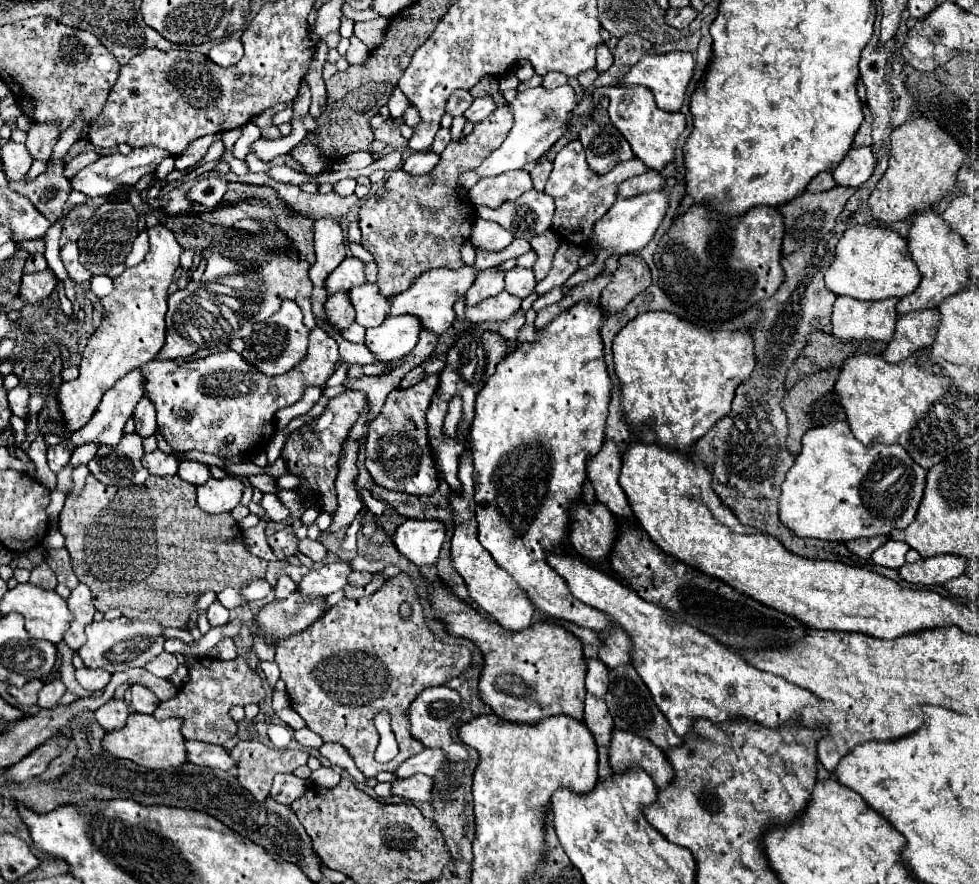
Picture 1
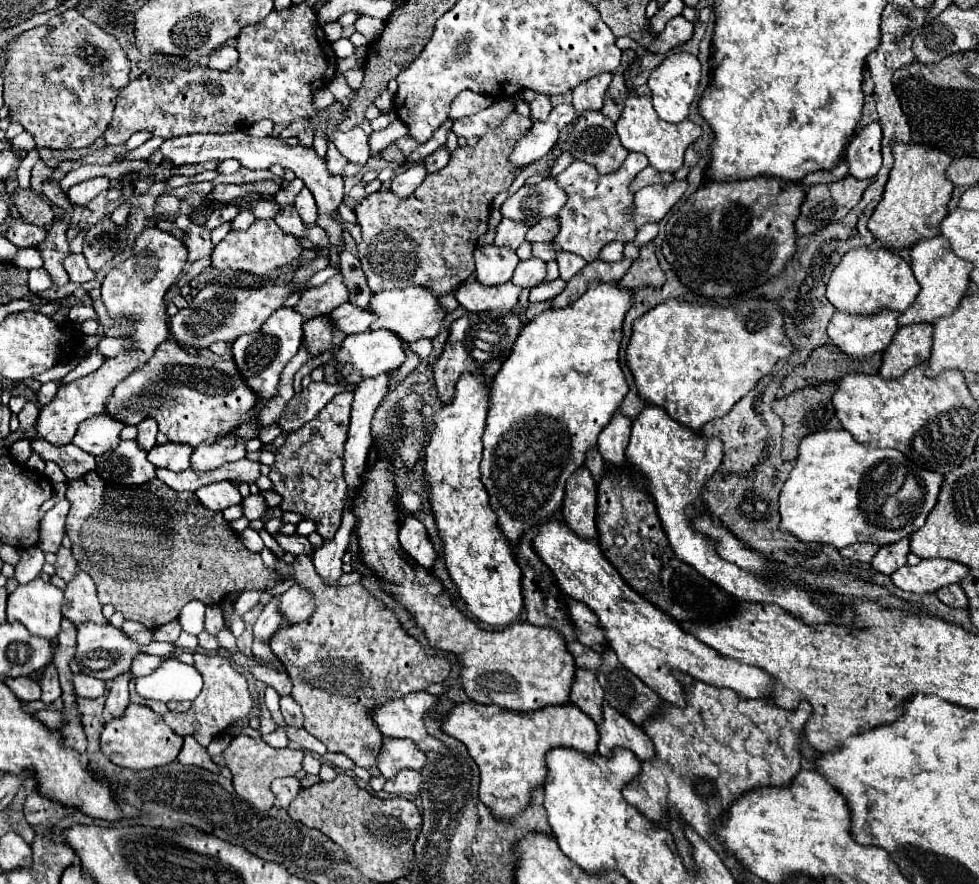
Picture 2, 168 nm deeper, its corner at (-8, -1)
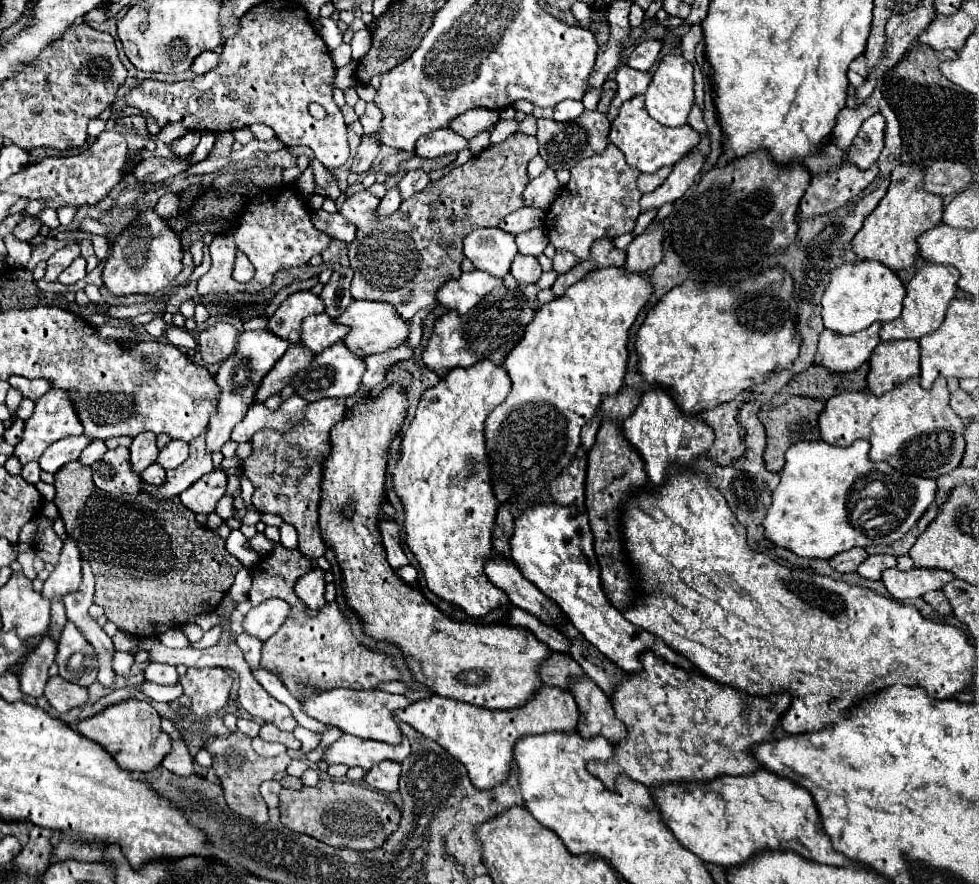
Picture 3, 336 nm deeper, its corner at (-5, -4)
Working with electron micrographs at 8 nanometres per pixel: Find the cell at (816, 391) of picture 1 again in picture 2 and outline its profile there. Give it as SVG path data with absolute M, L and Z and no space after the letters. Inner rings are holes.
M822 383L816 387L804 387L798 389L794 393L790 393L788 397L782 397L778 401L774 401L772 409L776 415L782 417L784 421L784 435L782 435L782 457L786 461L792 461L798 457L798 443L800 439L804 439L810 433L816 431L824 431L824 429L840 429L842 425L838 423L834 405L832 405L832 393L836 391L836 383Z

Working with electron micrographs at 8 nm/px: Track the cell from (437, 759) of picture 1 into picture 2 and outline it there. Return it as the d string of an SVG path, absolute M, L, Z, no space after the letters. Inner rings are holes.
M384 739L380 753L380 773L392 779L402 769L420 771L426 765L426 753L410 739Z

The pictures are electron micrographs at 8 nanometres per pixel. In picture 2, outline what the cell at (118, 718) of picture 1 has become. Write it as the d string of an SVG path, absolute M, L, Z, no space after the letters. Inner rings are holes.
M122 673L114 679L108 699L106 699L106 711L112 719L122 717L126 707L130 705L130 693L128 693L128 683L130 683L130 673Z

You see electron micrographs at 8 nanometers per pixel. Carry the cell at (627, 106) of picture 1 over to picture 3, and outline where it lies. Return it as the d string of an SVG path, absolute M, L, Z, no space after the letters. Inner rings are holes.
M633 96L631 100L623 102L623 106L619 108L619 116L611 124L609 140L619 150L623 150L629 166L651 174L651 172L657 172L661 166L673 166L687 152L691 152L699 144L699 134L687 124L677 128L667 128L659 124L645 110L645 96Z

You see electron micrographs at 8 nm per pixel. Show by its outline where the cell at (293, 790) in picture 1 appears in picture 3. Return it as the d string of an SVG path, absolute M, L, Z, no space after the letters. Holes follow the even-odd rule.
M267 780L261 784L261 796L269 808L279 806L279 790L281 790L281 784L277 780Z

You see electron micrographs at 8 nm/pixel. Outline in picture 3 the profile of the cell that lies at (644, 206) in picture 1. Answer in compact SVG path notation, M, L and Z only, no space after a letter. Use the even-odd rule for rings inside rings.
M697 148L687 154L685 158L681 158L675 166L673 172L669 174L669 178L653 192L643 194L641 198L641 210L647 208L661 208L667 202L675 202L677 198L681 198L685 194L685 190L695 182L695 176L701 172L705 162L705 154L701 154Z

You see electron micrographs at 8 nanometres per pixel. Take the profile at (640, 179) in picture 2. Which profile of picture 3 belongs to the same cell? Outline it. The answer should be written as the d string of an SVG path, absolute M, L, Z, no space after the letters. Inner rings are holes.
M663 166L661 170L657 170L653 174L641 174L637 180L637 186L641 192L653 192L655 188L659 188L667 180L669 174L671 174L671 168L667 168L667 166Z

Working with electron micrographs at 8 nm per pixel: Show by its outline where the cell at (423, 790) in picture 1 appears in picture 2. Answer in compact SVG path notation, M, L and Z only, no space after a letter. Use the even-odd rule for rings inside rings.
M400 771L394 779L386 781L384 791L392 795L418 795L418 787L422 785L422 775L418 771Z

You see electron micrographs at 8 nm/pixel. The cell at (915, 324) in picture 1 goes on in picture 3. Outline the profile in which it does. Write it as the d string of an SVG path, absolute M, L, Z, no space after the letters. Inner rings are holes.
M897 340L897 342L881 342L871 358L869 358L871 370L867 374L867 388L871 390L871 394L881 396L889 390L893 390L895 386L907 382L909 378L919 376L919 344L917 340Z

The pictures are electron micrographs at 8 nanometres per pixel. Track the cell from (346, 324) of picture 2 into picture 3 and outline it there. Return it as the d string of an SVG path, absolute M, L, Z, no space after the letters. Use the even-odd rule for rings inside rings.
M325 312L307 316L303 320L303 330L301 330L301 344L311 352L311 354L321 354L325 348L333 346L347 334L347 326L341 326L333 322Z

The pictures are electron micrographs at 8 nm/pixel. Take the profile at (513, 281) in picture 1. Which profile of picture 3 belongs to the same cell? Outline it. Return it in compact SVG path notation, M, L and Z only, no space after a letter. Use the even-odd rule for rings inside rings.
M517 254L517 256L513 258L513 264L511 264L511 274L513 274L513 278L515 278L521 286L533 284L533 282L537 282L539 276L541 276L539 260L537 260L535 256Z

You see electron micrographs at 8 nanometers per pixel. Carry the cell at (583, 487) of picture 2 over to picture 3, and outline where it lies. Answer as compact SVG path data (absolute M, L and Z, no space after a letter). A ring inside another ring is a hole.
M579 446L571 466L567 466L567 470L563 470L563 474L559 474L559 478L555 478L555 482L551 482L553 502L561 504L561 506L577 504L579 510L585 510L583 508L585 474L587 474L587 452L583 446Z

